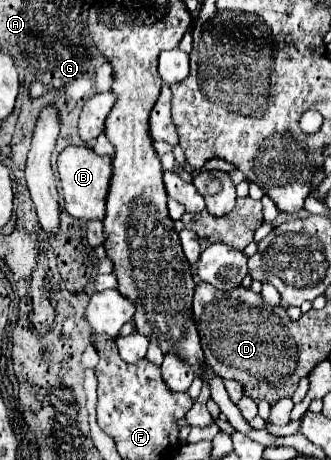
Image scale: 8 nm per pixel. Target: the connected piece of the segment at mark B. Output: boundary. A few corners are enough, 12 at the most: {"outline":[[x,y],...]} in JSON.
{"outline":[[65,147],[57,159],[65,209],[105,217],[111,157]]}

